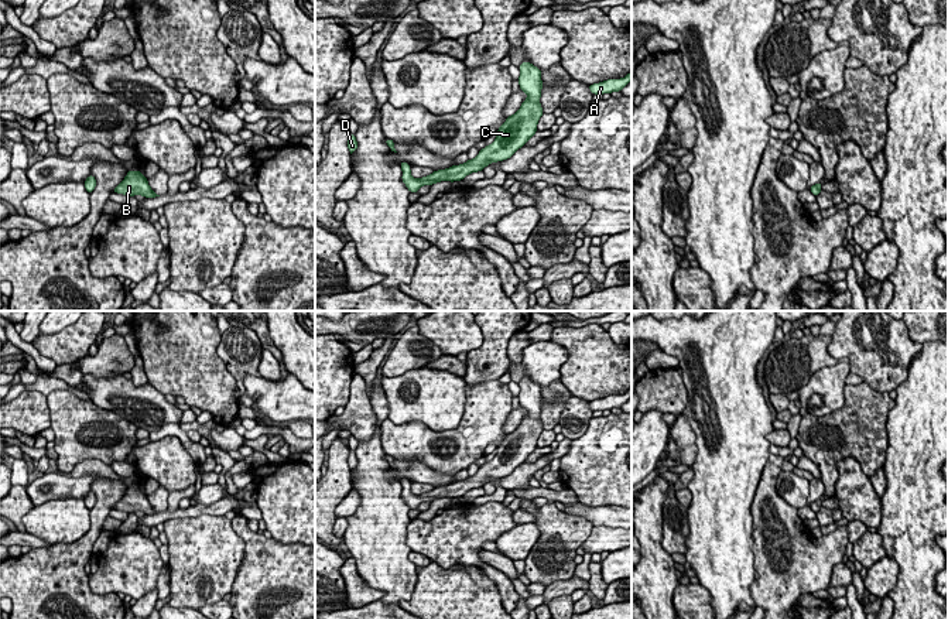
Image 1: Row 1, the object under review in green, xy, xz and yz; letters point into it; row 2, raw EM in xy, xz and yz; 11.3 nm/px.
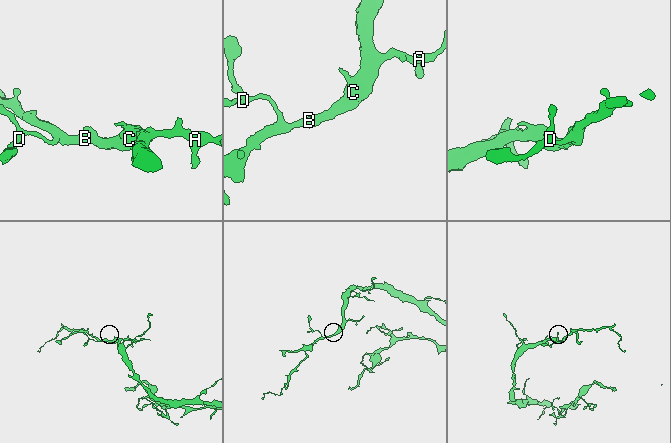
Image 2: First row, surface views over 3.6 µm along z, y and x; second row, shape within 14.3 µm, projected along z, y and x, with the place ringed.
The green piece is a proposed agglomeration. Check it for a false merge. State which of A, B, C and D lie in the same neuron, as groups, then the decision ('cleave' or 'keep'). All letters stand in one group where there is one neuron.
A B C D; keep

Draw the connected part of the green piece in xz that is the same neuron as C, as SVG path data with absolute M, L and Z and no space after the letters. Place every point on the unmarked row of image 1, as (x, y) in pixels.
M524 377L520 383L519 401L527 410L527 415L520 425L506 435L497 445L496 456L482 465L473 476L463 481L452 482L446 486L434 488L422 495L413 495L410 482L401 478L403 499L410 509L417 509L422 502L432 502L441 497L461 497L470 489L482 488L490 479L497 479L510 475L519 465L526 462L530 454L537 448L537 441L543 432L540 421L543 397L541 387L533 380Z

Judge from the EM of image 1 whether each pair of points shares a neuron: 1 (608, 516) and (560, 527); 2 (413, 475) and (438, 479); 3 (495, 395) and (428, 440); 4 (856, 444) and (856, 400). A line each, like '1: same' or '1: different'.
1: different
2: same
3: same
4: same

